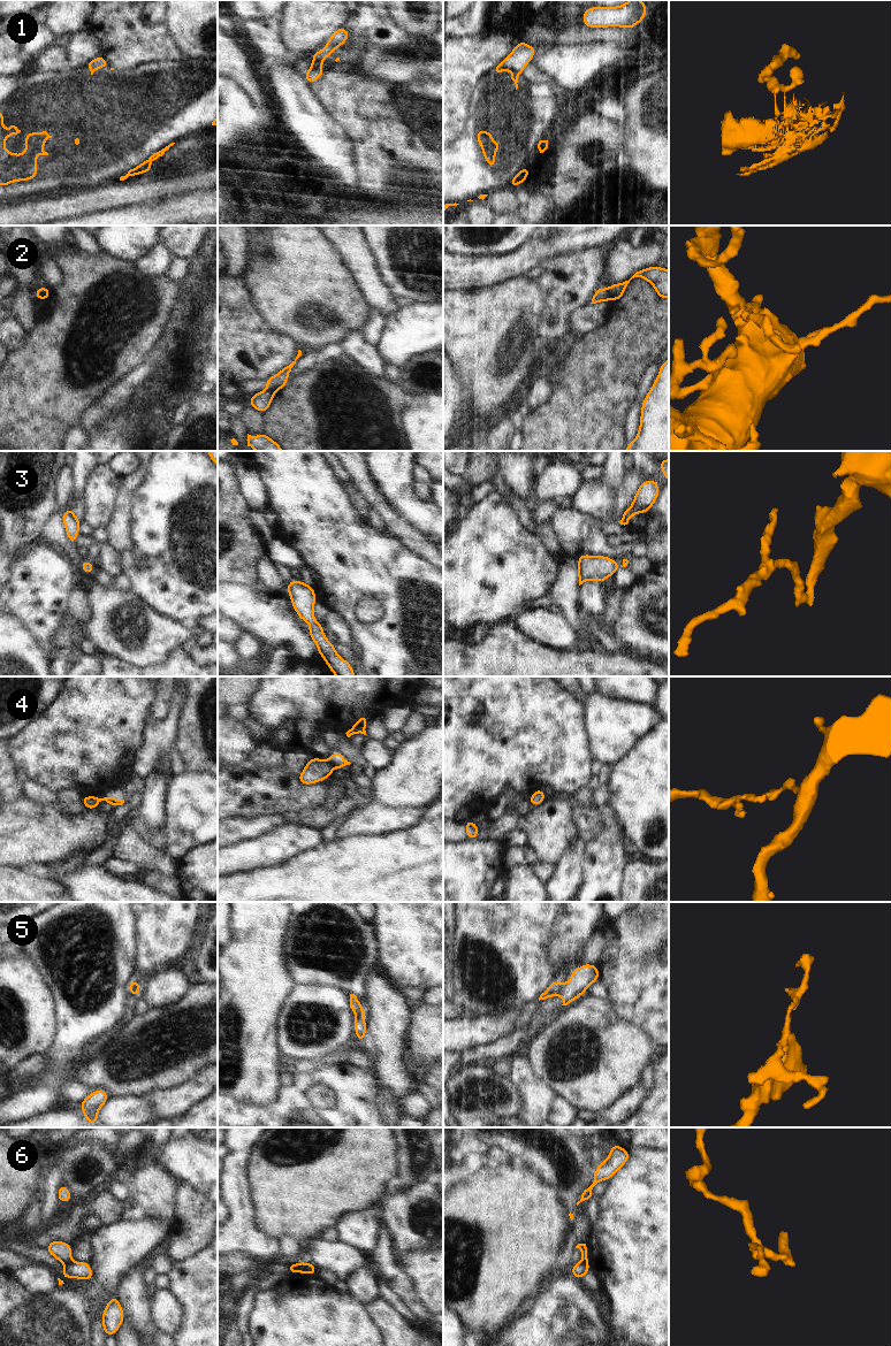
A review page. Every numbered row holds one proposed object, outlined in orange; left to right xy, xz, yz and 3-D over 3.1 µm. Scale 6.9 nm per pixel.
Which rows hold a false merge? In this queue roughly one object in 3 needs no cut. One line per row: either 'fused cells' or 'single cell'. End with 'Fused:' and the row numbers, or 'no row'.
1: fused cells
2: fused cells
3: single cell
4: fused cells
5: fused cells
6: fused cells
Fused: 1, 2, 4, 5, 6

